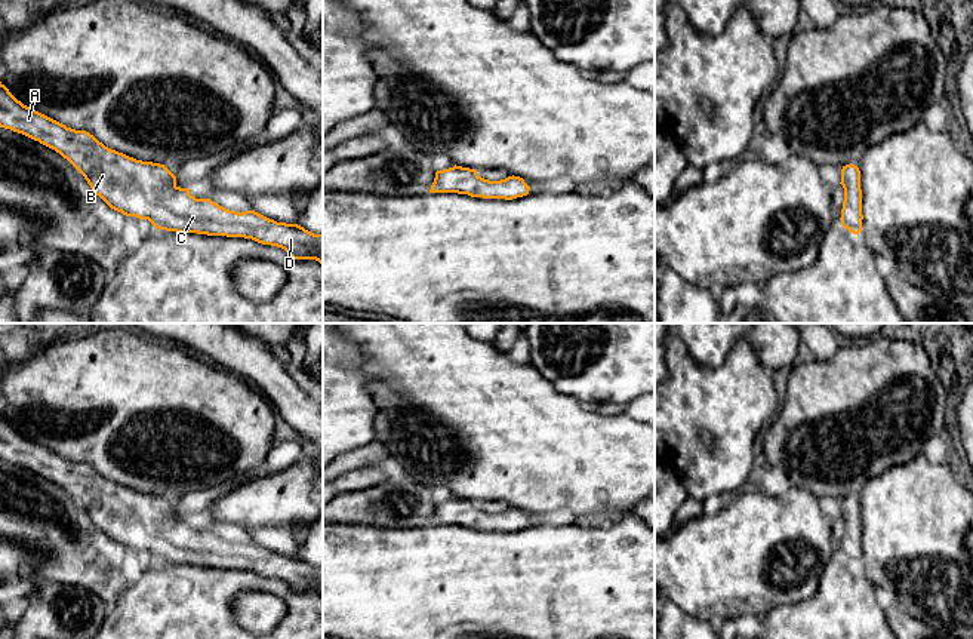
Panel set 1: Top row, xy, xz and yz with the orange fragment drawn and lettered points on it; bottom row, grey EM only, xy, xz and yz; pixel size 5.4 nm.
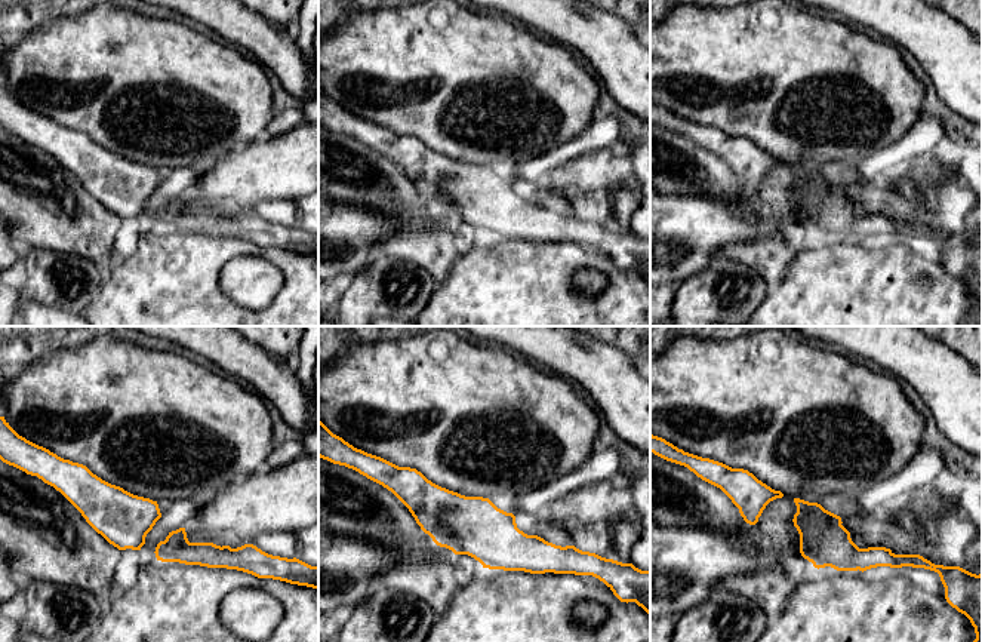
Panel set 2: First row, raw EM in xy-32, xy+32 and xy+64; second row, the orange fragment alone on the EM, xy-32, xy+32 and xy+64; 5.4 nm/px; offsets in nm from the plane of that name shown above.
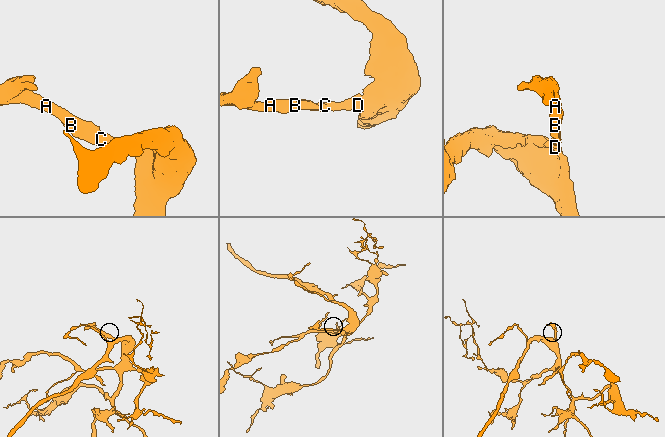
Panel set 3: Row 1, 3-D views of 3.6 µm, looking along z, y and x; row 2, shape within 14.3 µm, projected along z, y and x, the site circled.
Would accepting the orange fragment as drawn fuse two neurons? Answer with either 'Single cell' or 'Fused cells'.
Single cell

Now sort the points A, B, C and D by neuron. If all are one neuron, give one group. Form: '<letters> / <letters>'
A B C D

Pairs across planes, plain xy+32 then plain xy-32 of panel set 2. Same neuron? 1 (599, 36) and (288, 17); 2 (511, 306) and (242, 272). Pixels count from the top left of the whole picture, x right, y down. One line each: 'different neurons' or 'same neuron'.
1: different neurons
2: different neurons

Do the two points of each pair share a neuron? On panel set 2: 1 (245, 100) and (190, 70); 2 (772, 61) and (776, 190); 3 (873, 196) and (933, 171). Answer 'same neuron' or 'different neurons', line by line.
1: same neuron
2: different neurons
3: different neurons

